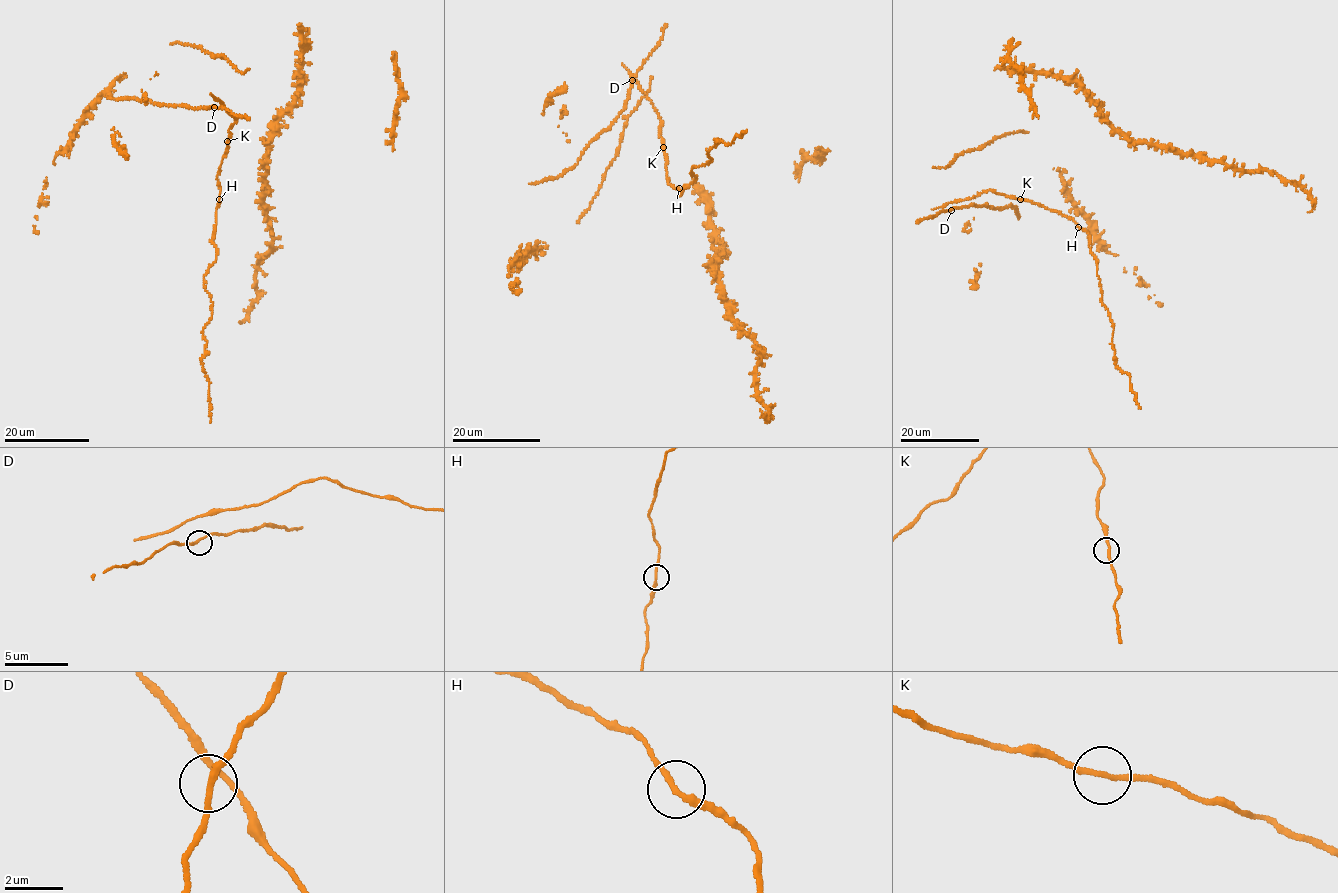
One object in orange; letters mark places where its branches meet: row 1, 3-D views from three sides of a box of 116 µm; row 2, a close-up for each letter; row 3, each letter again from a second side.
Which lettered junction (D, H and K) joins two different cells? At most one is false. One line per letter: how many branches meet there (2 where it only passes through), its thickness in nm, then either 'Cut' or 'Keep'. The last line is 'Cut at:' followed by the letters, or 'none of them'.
D: Branches: 2. Thickness 200 nm. Keep
H: Branches: 2. Thickness 200 nm. Keep
K: Branches: 2. Thickness 190 nm. Keep
Cut at: none of them

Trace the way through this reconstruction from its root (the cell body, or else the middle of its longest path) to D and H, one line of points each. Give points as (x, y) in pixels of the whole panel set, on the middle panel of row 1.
D: (664, 147), (659, 136), (662, 120), (640, 85), (632, 80)
H: (664, 147), (668, 184), (679, 188)

